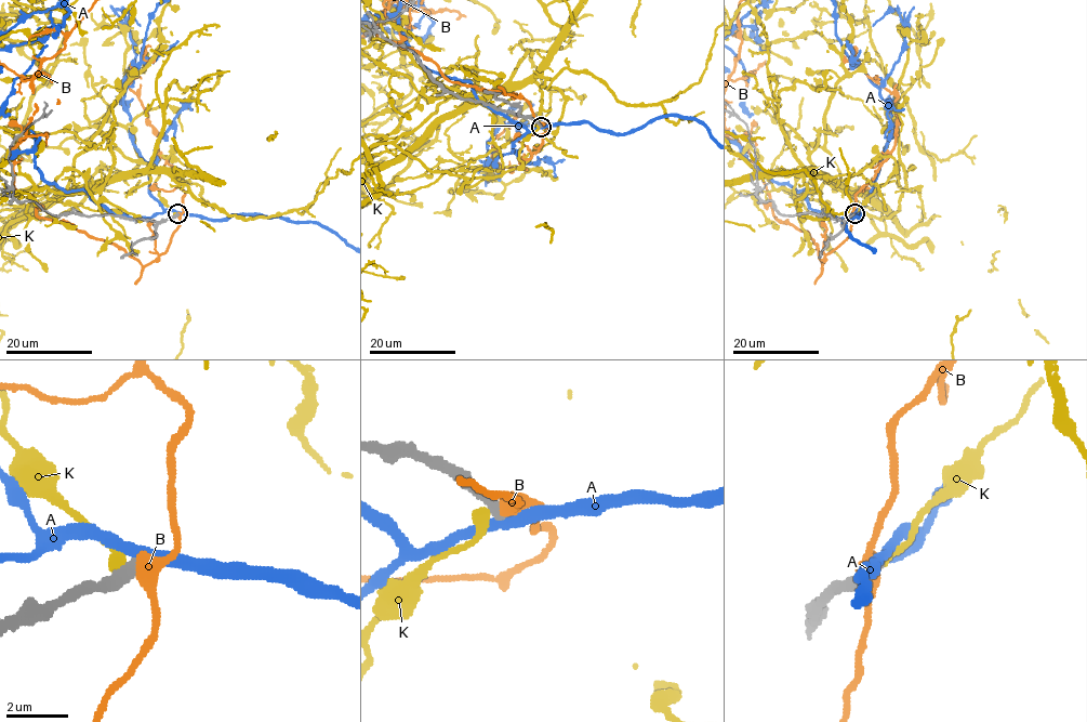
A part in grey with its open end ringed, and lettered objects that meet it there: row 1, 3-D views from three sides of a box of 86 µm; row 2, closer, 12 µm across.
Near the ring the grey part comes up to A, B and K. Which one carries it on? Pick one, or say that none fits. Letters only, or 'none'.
none

